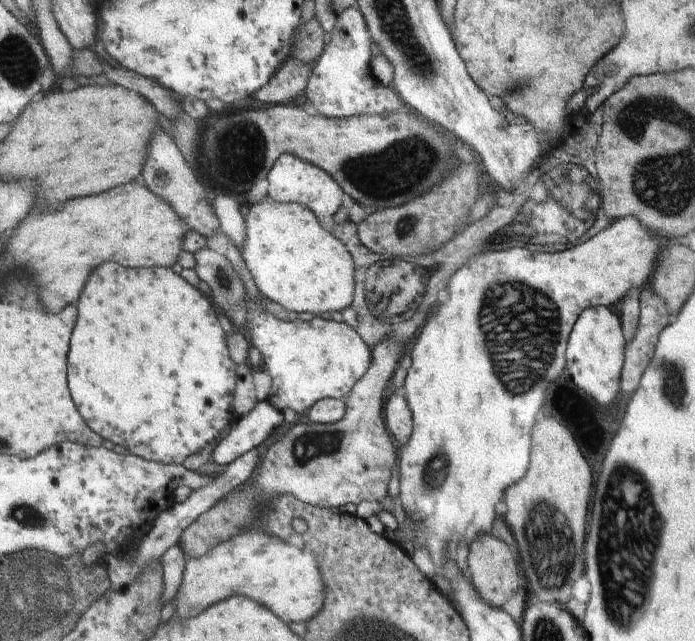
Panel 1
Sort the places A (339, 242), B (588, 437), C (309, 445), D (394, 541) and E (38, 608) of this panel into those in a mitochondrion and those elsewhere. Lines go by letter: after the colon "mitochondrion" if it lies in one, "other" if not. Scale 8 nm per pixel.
A: other
B: other
C: mitochondrion
D: other
E: mitochondrion

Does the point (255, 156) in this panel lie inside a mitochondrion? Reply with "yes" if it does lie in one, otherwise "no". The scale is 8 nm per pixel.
yes

